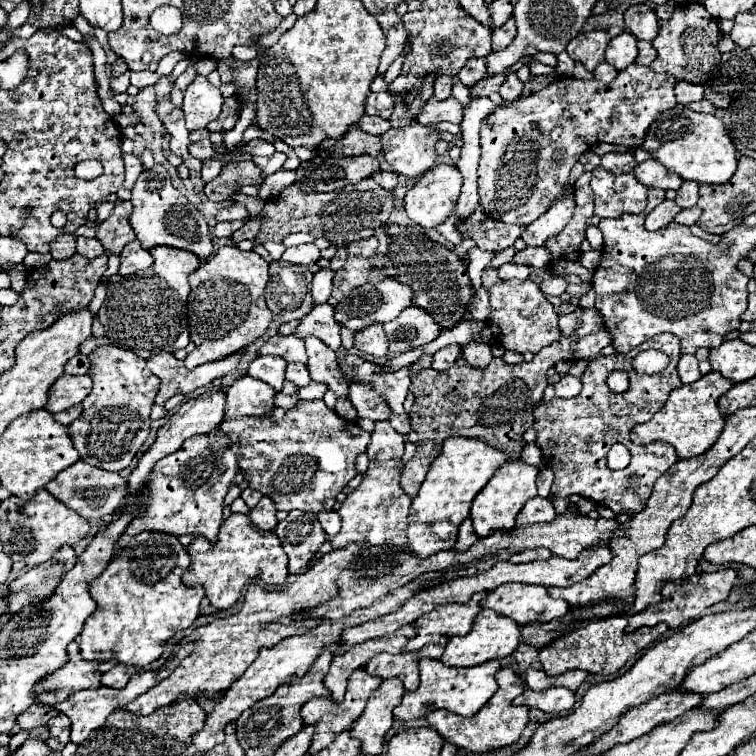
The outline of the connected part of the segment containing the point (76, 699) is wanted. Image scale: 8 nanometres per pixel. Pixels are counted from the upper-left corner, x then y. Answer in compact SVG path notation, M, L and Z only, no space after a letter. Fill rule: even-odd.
M175 644L175 646L171 648L171 658L169 658L169 664L167 664L167 666L163 666L163 668L159 668L159 670L153 670L153 672L139 672L139 674L135 674L135 676L131 678L131 682L127 684L127 688L123 688L123 690L115 690L115 688L105 688L105 686L101 686L101 688L97 688L97 690L75 692L75 694L71 694L69 700L57 704L55 708L71 720L71 742L81 744L81 742L89 736L89 732L95 730L95 728L99 728L99 726L105 722L105 718L107 718L113 710L127 706L127 704L133 702L137 696L145 694L149 688L153 688L157 682L161 682L161 678L165 680L165 678L175 670L175 666L181 662L181 658L185 658L191 650L193 650L193 644L187 644L187 646Z

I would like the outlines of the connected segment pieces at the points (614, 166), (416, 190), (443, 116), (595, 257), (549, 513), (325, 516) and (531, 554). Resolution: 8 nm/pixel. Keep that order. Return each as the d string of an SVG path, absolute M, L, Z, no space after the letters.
M631 150L627 152L611 152L611 154L605 154L601 158L601 166L609 172L615 172L615 174L623 174L623 172L633 172L637 162L635 162L635 156Z
M437 164L405 194L407 216L423 228L443 224L457 204L461 184L463 178L455 166Z
M435 96L429 98L429 102L425 104L423 112L417 116L417 122L421 124L435 124L435 122L453 122L453 124L459 124L461 122L461 110L463 106L453 98L449 96L447 100L437 100Z
M592 250L585 252L581 257L581 265L590 271L597 269L601 257L601 251Z
M531 498L525 508L517 516L517 526L537 524L537 522L551 522L555 518L555 508L549 498Z
M319 512L319 522L323 526L323 530L327 532L327 536L335 536L341 530L341 518L337 512Z
M529 548L529 550L523 550L523 552L517 552L509 558L509 562L513 564L521 564L521 562L531 562L531 560L537 560L537 558L549 558L551 552L545 550L545 548Z

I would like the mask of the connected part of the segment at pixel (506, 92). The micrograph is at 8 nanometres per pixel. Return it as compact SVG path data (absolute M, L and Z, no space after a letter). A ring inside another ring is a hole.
M509 72L509 74L507 74L505 84L499 88L499 94L501 94L501 98L503 98L503 100L513 102L513 100L517 100L517 98L521 96L521 90L523 90L523 84L517 80L515 72Z

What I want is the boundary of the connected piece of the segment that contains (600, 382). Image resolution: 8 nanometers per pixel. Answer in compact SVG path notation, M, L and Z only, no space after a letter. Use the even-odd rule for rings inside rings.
M657 334L651 340L643 342L641 346L633 348L629 354L613 354L613 356L597 356L589 362L587 370L581 376L583 390L575 398L551 398L549 402L541 400L535 406L535 422L533 428L537 430L535 444L541 448L545 462L555 472L555 482L551 486L553 498L569 498L571 494L579 494L583 498L593 500L599 506L611 508L615 514L637 514L645 508L649 494L653 490L655 480L669 470L679 458L673 446L665 442L637 446L629 440L629 430L637 422L645 422L653 418L655 412L667 402L671 390L681 388L683 382L677 374L679 362L679 338L675 334ZM647 348L663 350L671 356L669 366L659 374L637 374L631 366L633 356ZM611 370L625 370L629 374L631 386L627 392L617 394L611 392L605 384L605 378ZM621 442L631 450L631 464L625 470L609 470L607 466L607 452L609 448Z

